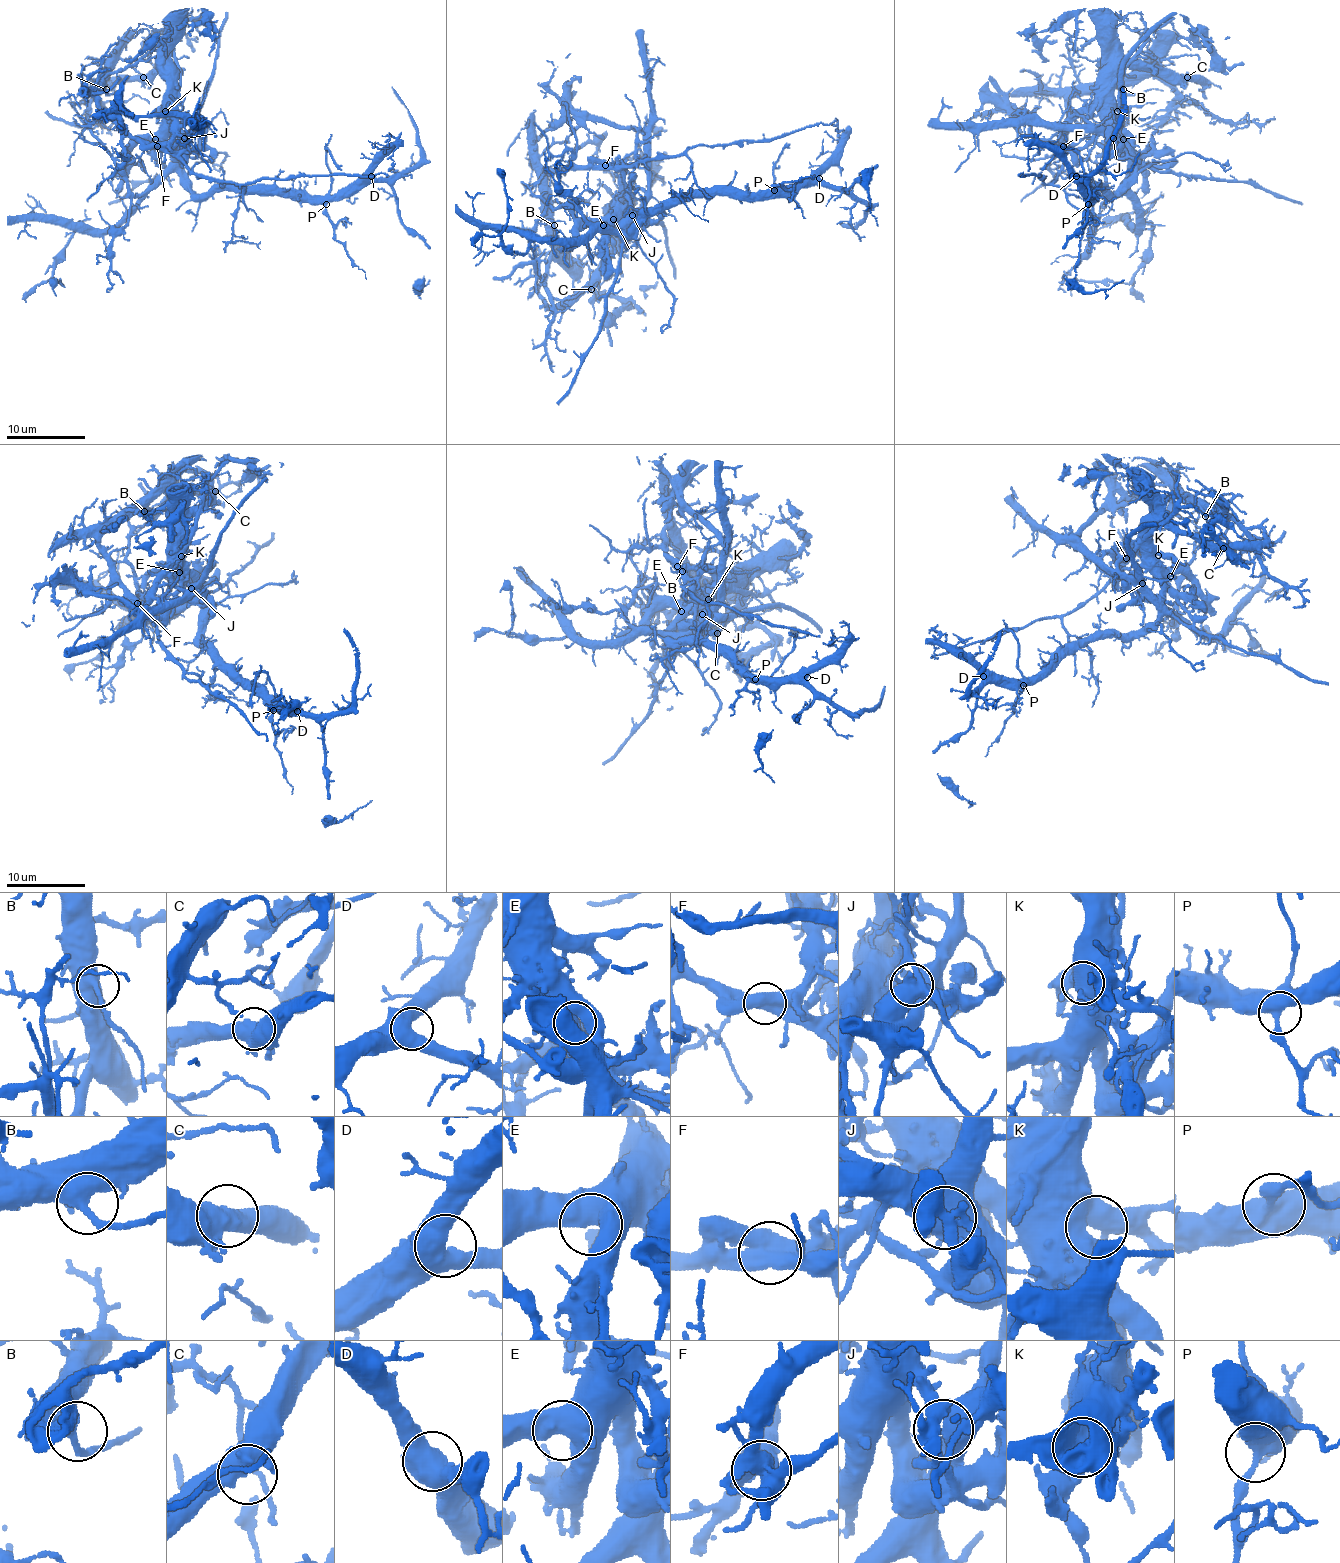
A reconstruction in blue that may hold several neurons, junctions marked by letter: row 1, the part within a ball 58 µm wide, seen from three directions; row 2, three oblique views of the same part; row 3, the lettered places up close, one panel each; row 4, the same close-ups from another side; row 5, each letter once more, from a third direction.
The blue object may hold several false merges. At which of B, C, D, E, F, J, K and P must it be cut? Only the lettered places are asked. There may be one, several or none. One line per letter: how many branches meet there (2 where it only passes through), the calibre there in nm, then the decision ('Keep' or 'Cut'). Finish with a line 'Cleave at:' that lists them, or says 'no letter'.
B: Branches: 2. Thickness 550 nm. Keep
C: Branches: 2. Thickness 650 nm. Keep
D: Branches: 2. Thickness 600 nm. Keep
E: Branches: 1. Thickness 900 nm. Keep
F: Branches: 2. Thickness 700 nm. Cut
J: Branches: 2. Thickness 550 nm. Cut
K: Branches: 3. Thickness 500 nm. Keep
P: Branches: 2. Thickness 500 nm. Keep
Cleave at: F, J

